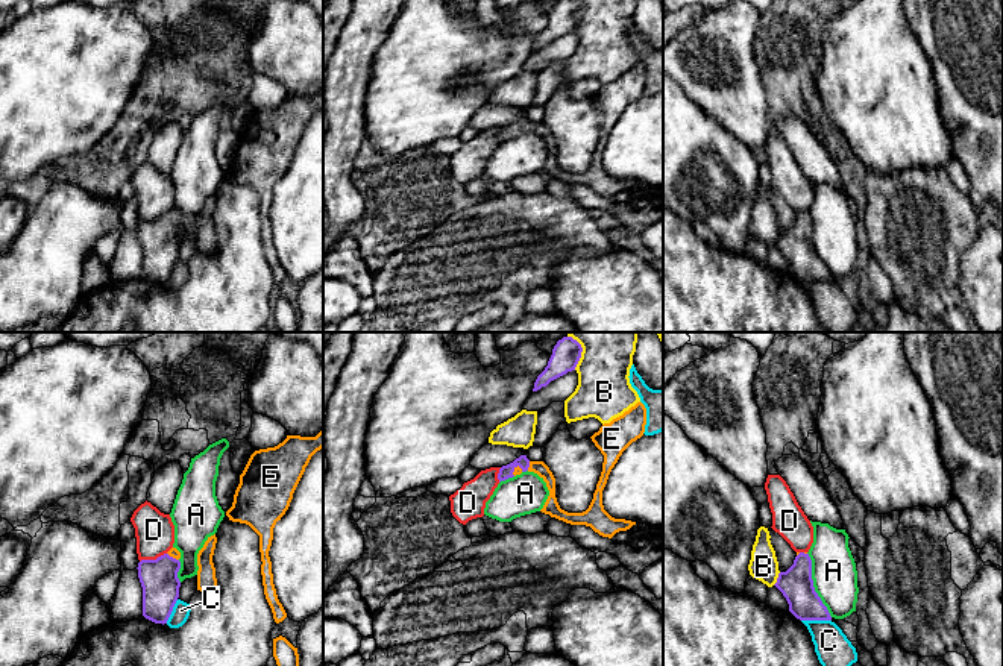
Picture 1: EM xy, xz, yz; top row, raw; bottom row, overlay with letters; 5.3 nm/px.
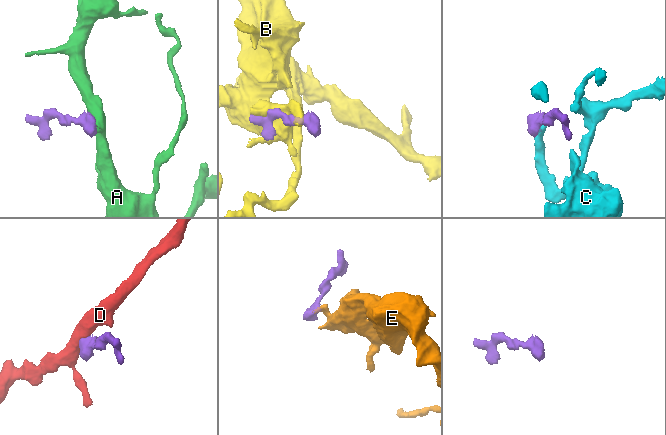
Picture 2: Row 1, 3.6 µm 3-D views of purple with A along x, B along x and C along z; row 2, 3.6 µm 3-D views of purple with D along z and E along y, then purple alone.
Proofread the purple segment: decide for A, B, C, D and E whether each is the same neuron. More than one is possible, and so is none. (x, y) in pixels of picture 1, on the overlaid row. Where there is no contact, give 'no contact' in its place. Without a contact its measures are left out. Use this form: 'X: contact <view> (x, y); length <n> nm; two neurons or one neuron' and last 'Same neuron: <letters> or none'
A: contact yz (812, 584); length 360 nm; two neurons
B: contact yz (777, 578); length 80 nm; two neurons
C: contact yz (817, 619); length 160 nm; two neurons
D: contact xy (152, 560); length 150 nm; two neurons
E: contact xz (528, 466); length 50 nm; one neuron
Same neuron: E

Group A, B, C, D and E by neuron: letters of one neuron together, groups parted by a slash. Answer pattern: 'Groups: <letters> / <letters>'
Groups: A / B / C / D / E

